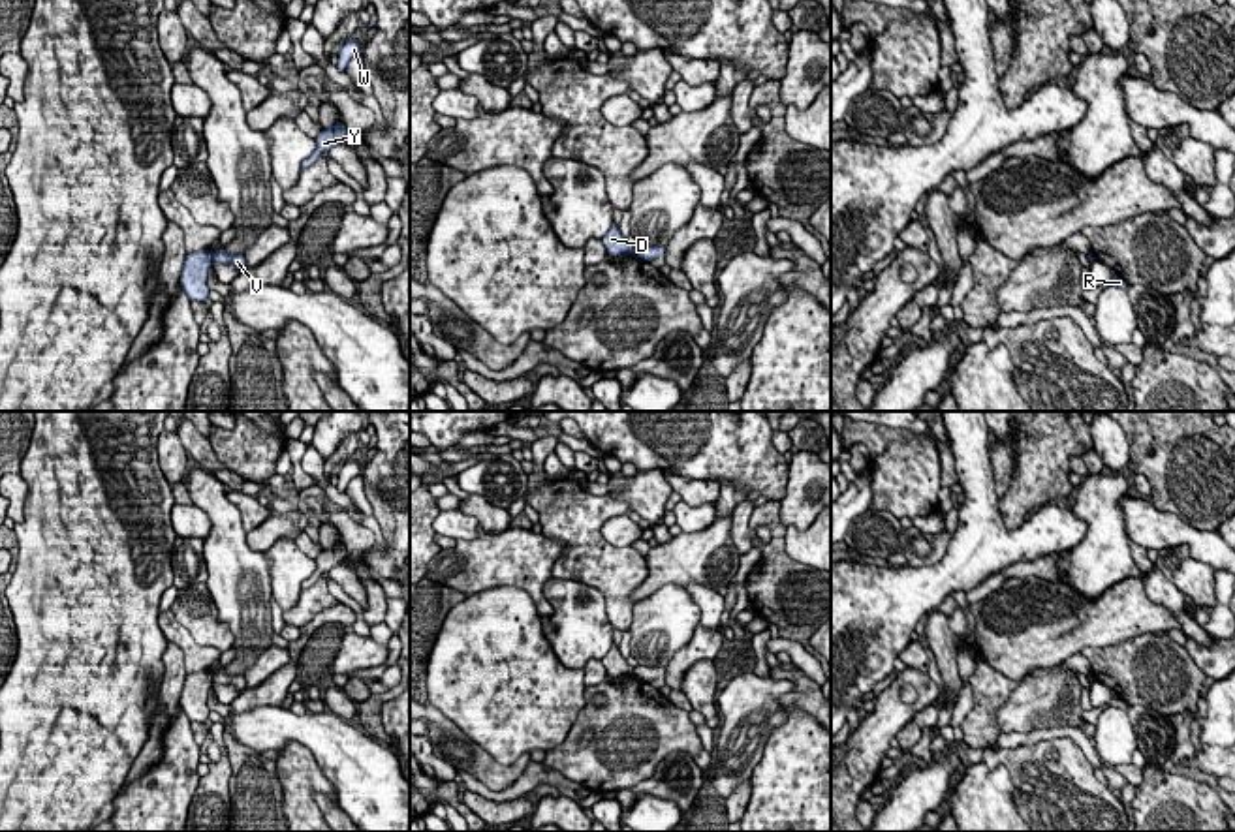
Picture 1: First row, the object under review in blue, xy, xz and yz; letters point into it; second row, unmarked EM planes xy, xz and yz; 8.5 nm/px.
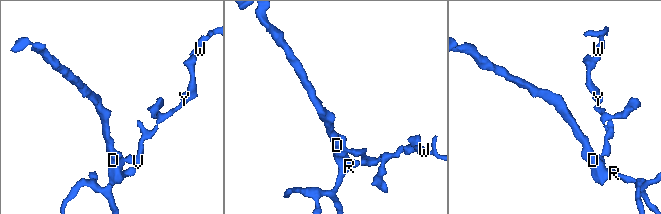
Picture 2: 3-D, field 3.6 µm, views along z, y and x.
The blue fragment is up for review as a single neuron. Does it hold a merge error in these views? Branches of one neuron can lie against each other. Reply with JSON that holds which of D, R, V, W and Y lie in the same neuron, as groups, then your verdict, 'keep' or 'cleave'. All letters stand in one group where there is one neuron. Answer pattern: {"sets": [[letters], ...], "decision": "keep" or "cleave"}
{"sets": [["D", "R"], ["V", "W", "Y"]], "decision": "cleave"}

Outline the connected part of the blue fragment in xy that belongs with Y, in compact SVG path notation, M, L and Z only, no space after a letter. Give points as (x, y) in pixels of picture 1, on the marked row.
M338 120L333 128L321 130L316 137L318 148L301 163L301 171L310 167L323 152L329 152L335 145L348 141L350 133L342 120Z

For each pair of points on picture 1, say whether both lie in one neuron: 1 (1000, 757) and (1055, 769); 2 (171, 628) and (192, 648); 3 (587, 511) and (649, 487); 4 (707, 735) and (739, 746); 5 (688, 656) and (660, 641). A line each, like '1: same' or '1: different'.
1: same
2: same
3: different
4: different
5: different

